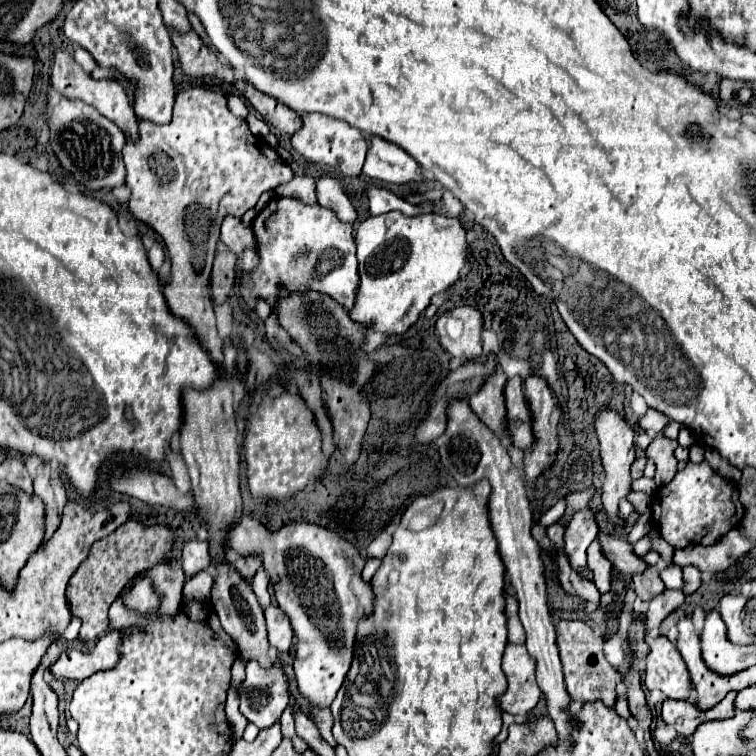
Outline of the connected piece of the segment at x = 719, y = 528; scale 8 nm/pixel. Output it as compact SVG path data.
M708 461L688 463L676 477L654 491L652 517L658 523L662 539L674 549L686 549L690 545L716 545L730 529L742 519L742 505L738 501L738 487L720 477Z

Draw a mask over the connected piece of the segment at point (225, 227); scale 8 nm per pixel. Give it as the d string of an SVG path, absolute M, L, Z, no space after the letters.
M226 217L226 221L222 223L220 241L226 243L226 247L228 247L232 253L236 253L238 257L240 257L246 249L256 247L252 229L246 227L246 225L244 225L240 219L236 219L236 217Z

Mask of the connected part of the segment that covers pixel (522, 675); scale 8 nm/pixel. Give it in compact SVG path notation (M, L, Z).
M508 643L502 669L508 679L508 689L498 697L500 709L512 715L526 715L542 695L536 683L536 661L530 657L526 645Z

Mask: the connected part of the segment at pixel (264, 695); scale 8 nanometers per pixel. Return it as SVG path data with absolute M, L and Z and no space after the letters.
M248 661L246 681L240 689L240 713L258 729L268 729L280 721L280 715L286 709L288 701L290 701L290 689L288 689L288 675L284 671L284 665L280 661L274 661L272 667L264 669L260 667L258 661Z

